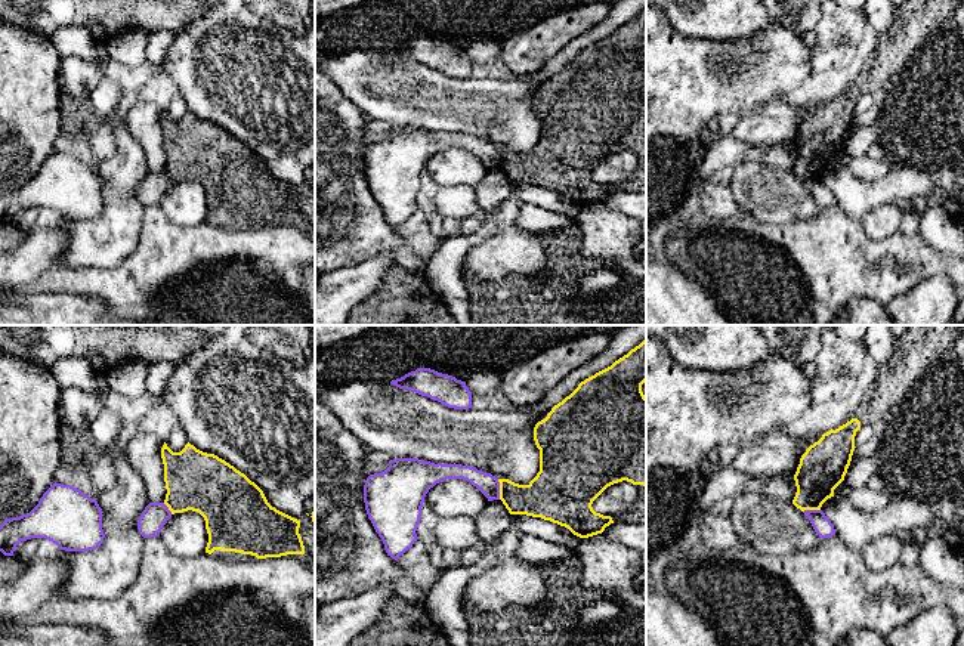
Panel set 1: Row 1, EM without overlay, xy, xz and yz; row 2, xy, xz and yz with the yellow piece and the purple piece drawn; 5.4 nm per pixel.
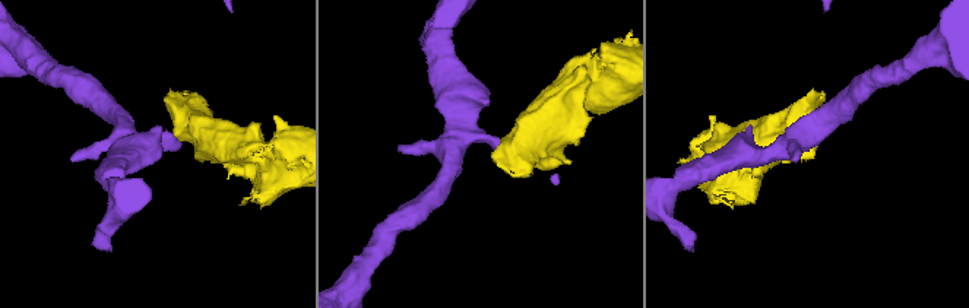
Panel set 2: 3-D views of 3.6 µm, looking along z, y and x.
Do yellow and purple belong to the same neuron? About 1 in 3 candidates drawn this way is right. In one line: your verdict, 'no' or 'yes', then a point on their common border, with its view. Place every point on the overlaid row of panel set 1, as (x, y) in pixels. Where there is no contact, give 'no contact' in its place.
no; contact xz (500, 490)

